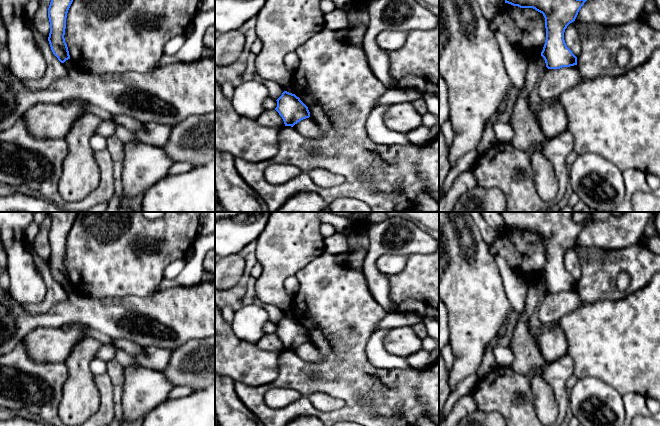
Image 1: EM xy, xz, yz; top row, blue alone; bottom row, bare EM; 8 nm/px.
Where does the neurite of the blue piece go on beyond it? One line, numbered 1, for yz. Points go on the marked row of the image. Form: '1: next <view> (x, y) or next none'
1: next none

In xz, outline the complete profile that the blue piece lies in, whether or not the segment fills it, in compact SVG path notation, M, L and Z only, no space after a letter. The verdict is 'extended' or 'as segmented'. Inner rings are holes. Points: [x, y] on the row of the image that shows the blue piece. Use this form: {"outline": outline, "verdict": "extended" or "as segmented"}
{"outline": "M284 91L276 101L275 110L282 117L285 126L293 127L301 120L310 117L308 107L295 94Z", "verdict": "as segmented"}

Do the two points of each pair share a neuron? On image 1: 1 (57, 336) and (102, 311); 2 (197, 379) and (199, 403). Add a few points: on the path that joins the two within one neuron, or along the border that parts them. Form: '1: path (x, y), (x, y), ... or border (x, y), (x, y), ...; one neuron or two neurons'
1: border (72, 323), (69, 325); two neurons
2: border (204, 388), (192, 391); two neurons

